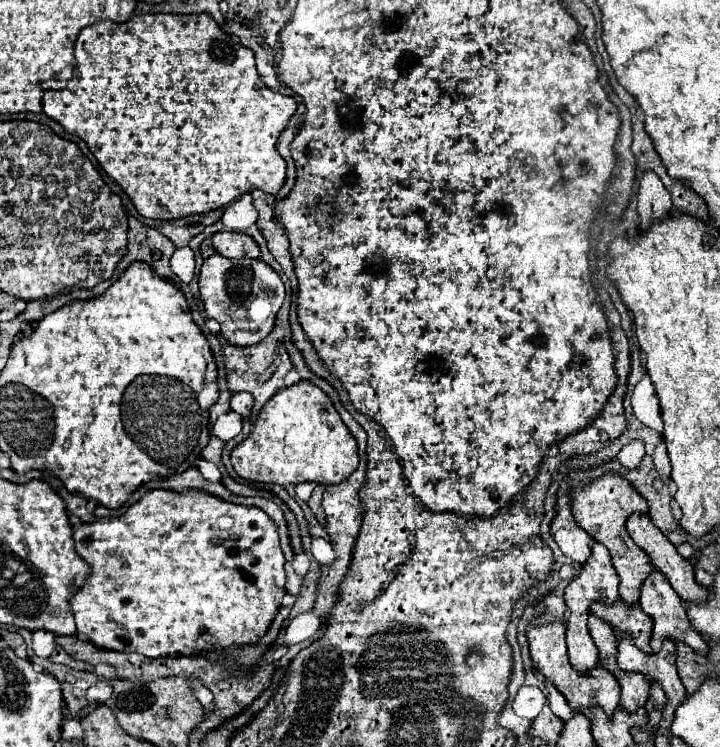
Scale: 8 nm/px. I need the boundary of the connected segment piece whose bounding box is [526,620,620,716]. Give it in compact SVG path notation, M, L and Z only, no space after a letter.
M554 620L554 622L544 624L544 626L530 624L526 636L530 642L530 654L532 654L534 668L540 674L544 674L566 696L566 700L574 712L578 712L578 710L584 712L590 706L598 704L604 708L604 712L608 716L612 716L612 712L616 710L616 706L620 702L620 688L618 688L616 676L602 666L594 668L594 672L586 672L586 676L582 676L582 672L574 672L572 664L568 662L568 654L566 654L566 642L564 642L566 626L562 620Z

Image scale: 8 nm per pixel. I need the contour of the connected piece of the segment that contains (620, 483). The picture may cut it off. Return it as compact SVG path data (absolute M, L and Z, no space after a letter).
M606 472L600 478L594 478L594 482L588 484L578 484L570 488L570 510L576 518L576 522L598 542L602 542L612 556L612 564L620 576L620 598L626 600L626 604L636 604L640 596L640 584L644 578L652 572L650 558L642 548L634 544L630 538L624 522L632 512L648 512L646 500L638 496L638 492L632 488L632 484L616 474L616 472Z

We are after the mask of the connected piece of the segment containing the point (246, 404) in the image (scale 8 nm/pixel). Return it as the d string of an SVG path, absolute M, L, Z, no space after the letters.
M238 392L238 394L232 396L230 406L232 406L234 412L238 412L240 416L246 418L246 416L250 416L250 410L252 410L252 406L254 406L254 398L252 398L248 392Z

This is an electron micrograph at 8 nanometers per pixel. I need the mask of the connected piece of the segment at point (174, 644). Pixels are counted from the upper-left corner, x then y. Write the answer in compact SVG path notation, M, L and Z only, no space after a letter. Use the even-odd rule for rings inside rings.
M148 490L142 500L132 504L124 516L118 518L100 518L88 524L82 524L74 530L74 542L76 542L76 554L88 562L90 574L86 578L86 584L78 588L70 596L72 614L76 618L78 634L86 636L90 642L94 642L98 648L108 650L120 650L120 652L138 652L148 658L158 656L170 656L170 654L190 654L198 650L216 650L216 648L228 648L232 644L254 644L260 640L260 636L268 630L270 622L274 620L282 596L286 594L286 572L284 572L284 554L280 550L280 540L276 532L276 524L268 518L268 514L256 506L238 506L224 500L218 500L216 496L210 496L208 492L174 492L174 490ZM228 516L228 528L224 528L222 520Z

